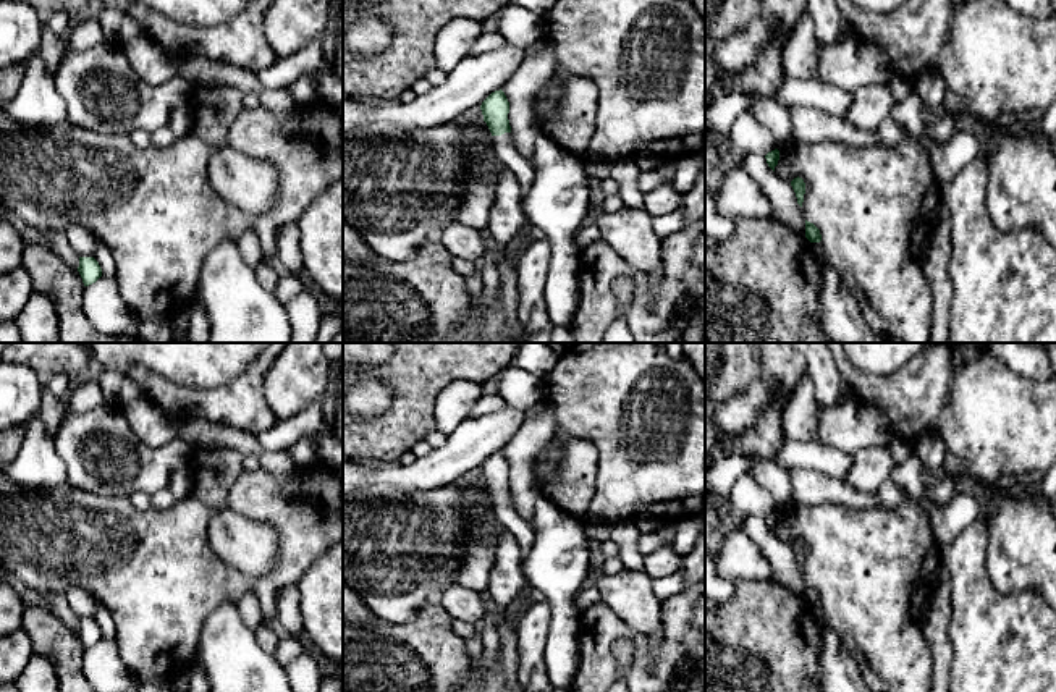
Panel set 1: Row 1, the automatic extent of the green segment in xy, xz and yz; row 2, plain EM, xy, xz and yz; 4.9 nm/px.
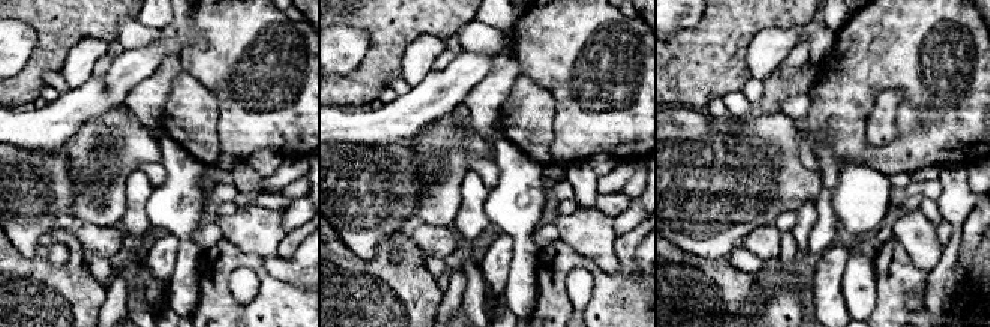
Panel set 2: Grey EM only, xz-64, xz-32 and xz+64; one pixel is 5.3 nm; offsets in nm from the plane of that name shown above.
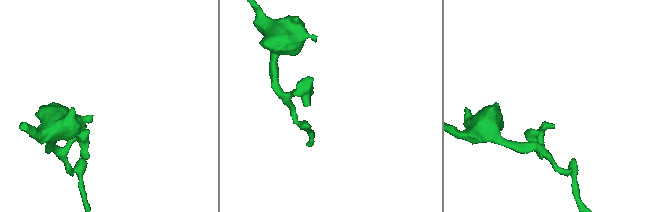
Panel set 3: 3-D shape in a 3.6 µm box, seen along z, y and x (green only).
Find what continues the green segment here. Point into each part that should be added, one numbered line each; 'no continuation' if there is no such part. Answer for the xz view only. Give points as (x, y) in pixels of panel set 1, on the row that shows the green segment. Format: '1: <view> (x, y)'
1: xz (523, 168)

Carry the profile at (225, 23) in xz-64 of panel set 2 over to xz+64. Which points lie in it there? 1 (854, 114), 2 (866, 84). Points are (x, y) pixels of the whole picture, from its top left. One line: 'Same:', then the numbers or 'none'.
Same: 1, 2

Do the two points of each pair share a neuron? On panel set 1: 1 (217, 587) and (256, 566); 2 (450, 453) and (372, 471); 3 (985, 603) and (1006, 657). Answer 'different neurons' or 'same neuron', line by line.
1: different neurons
2: same neuron
3: same neuron

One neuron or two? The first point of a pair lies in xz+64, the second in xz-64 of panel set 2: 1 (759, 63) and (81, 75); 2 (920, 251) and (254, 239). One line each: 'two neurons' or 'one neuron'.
1: one neuron
2: one neuron

